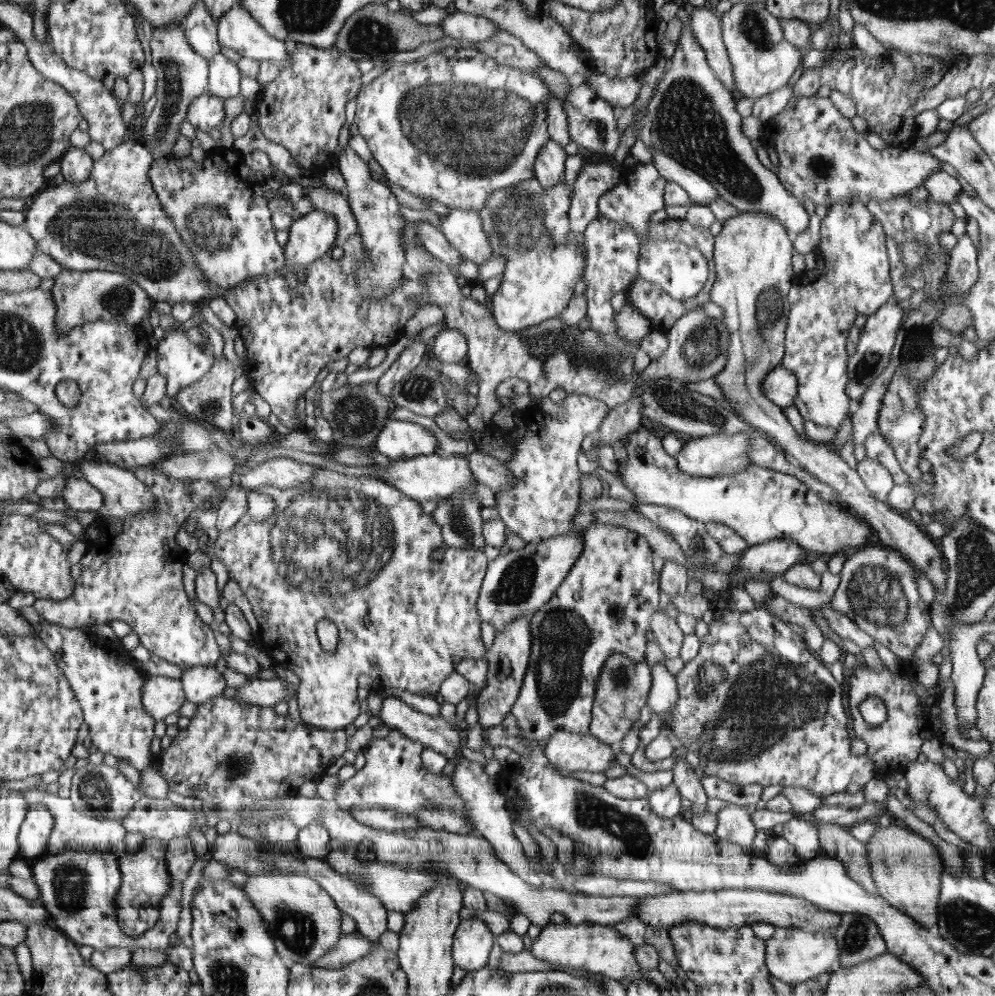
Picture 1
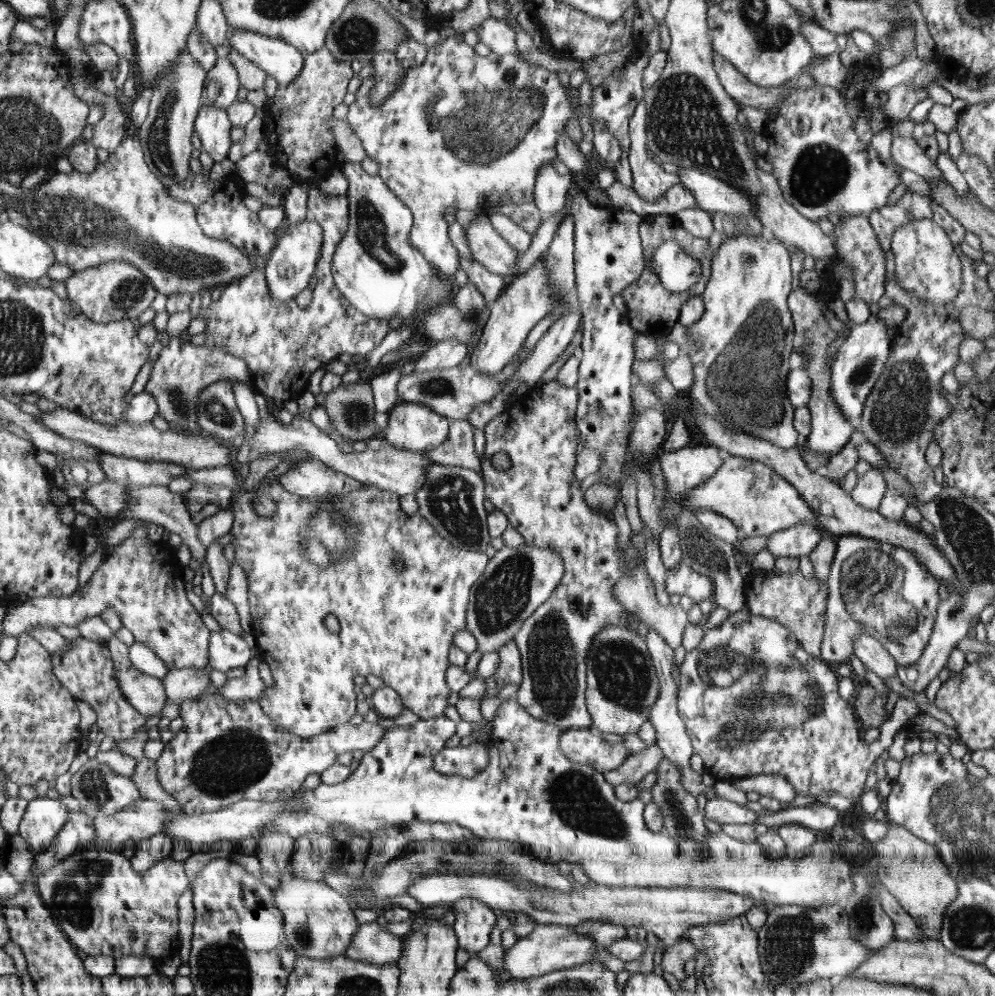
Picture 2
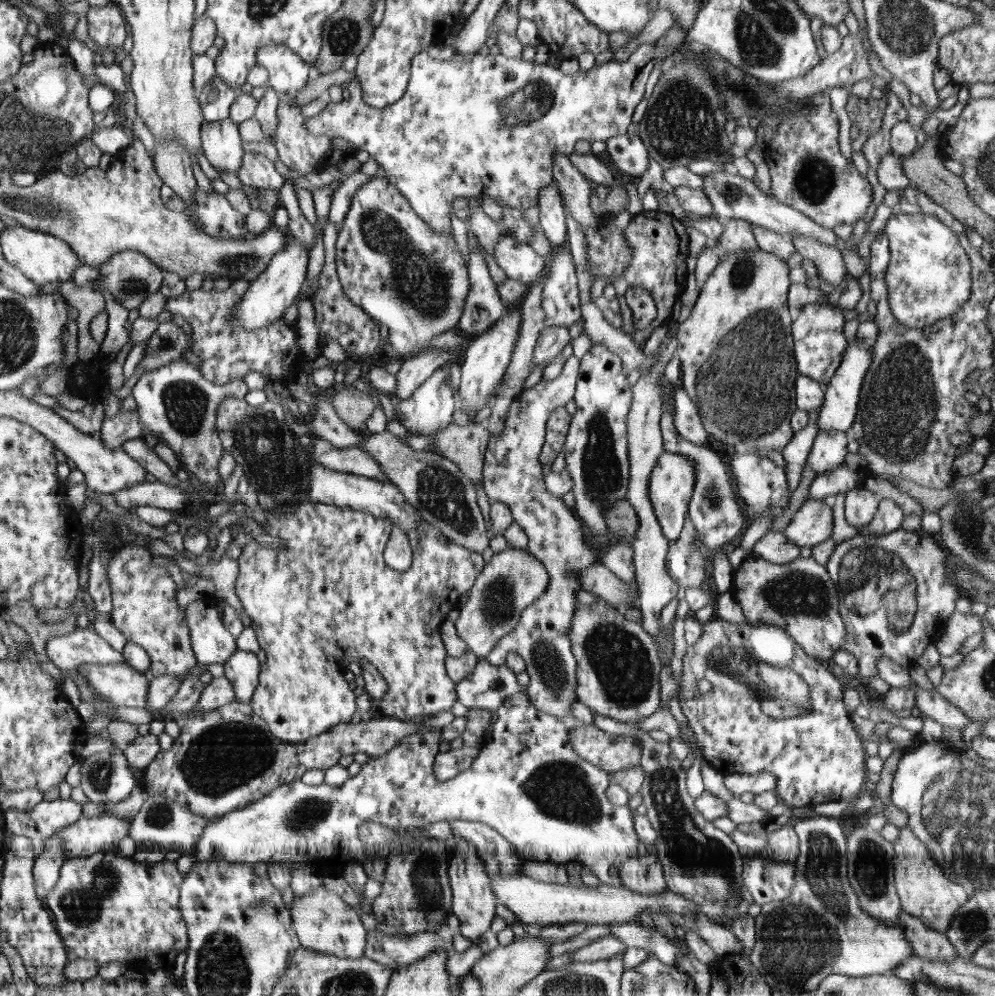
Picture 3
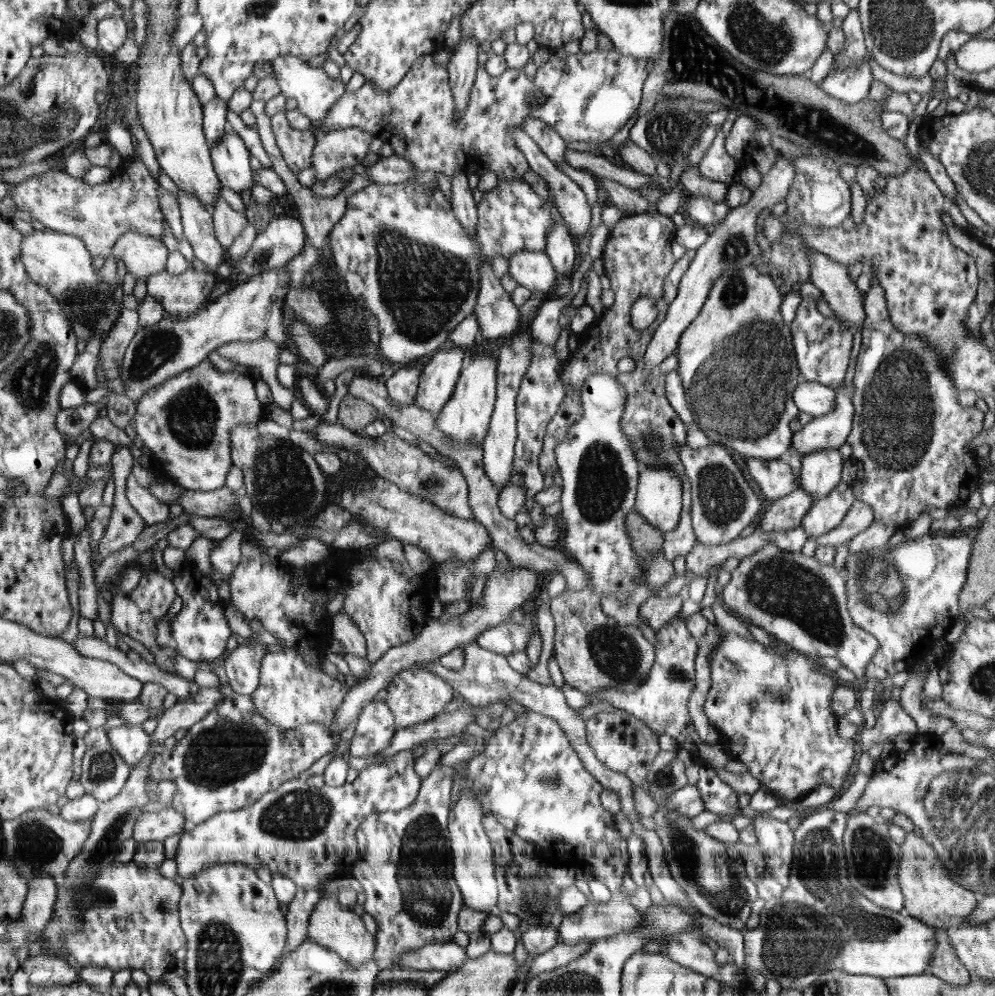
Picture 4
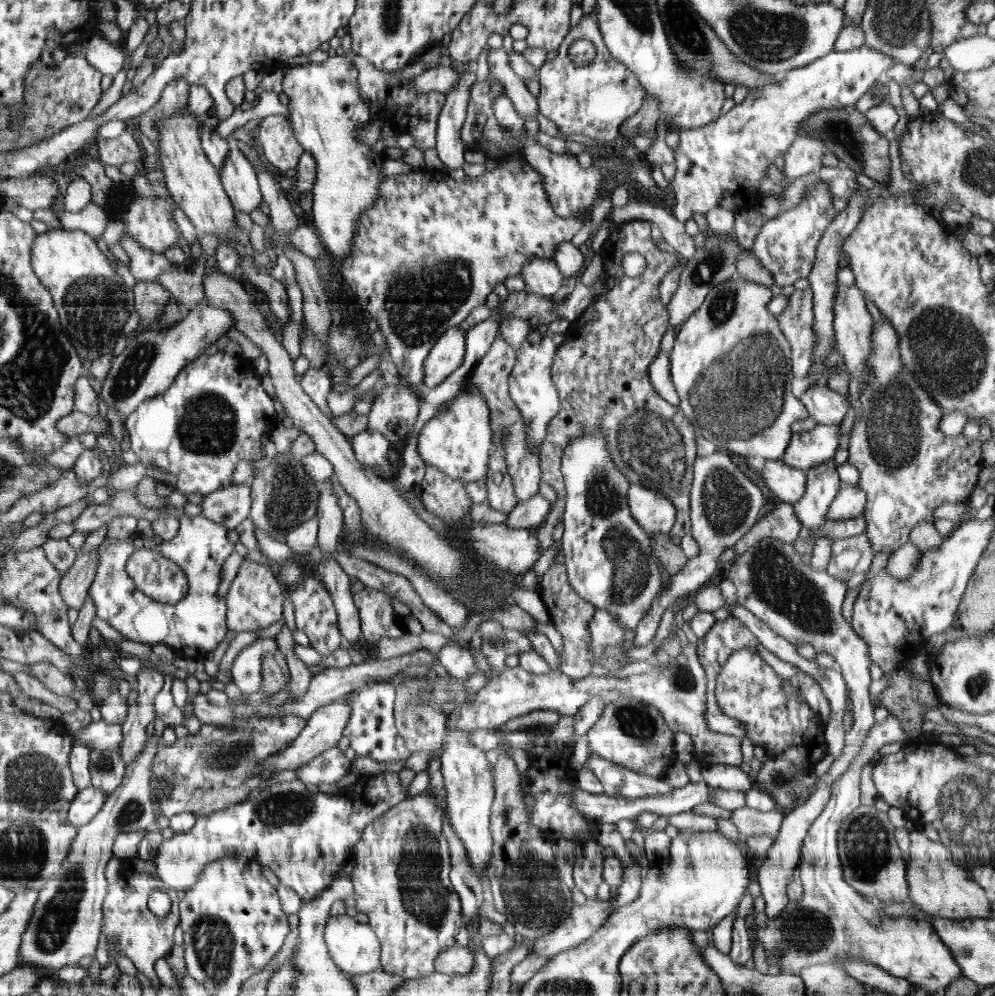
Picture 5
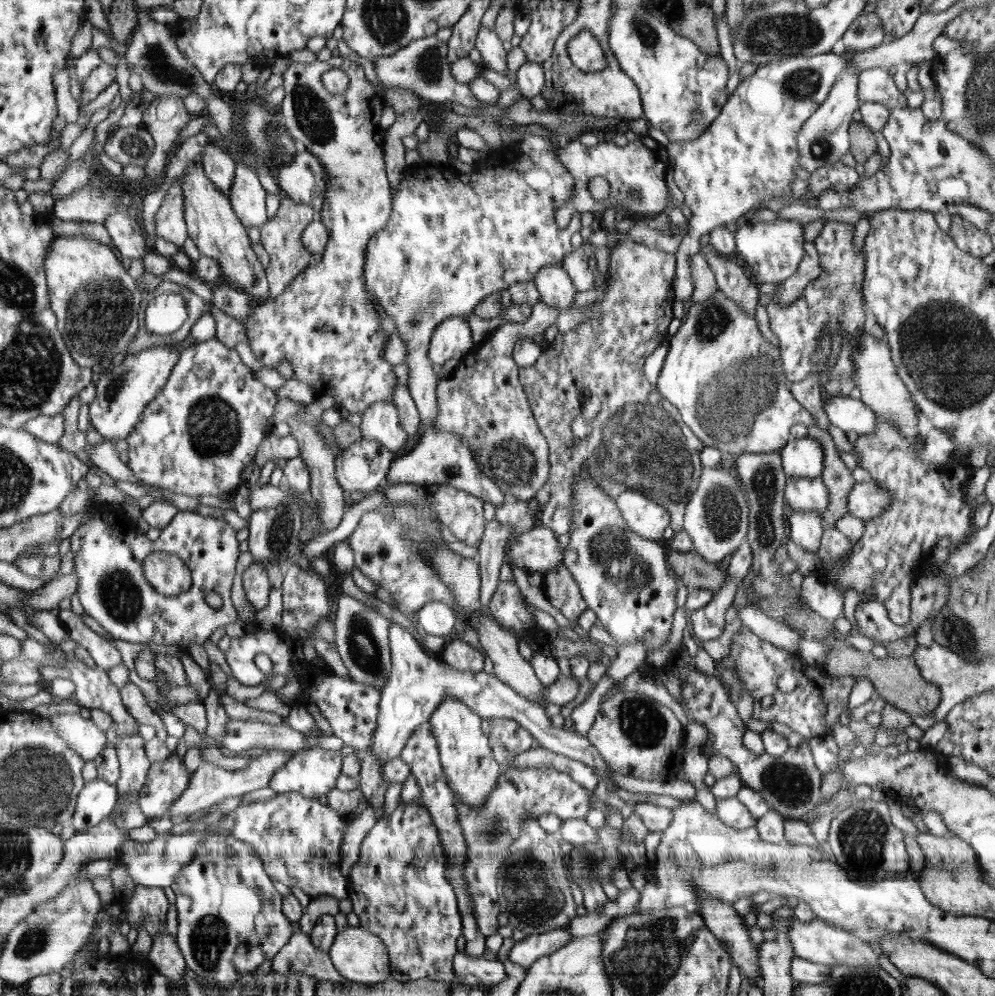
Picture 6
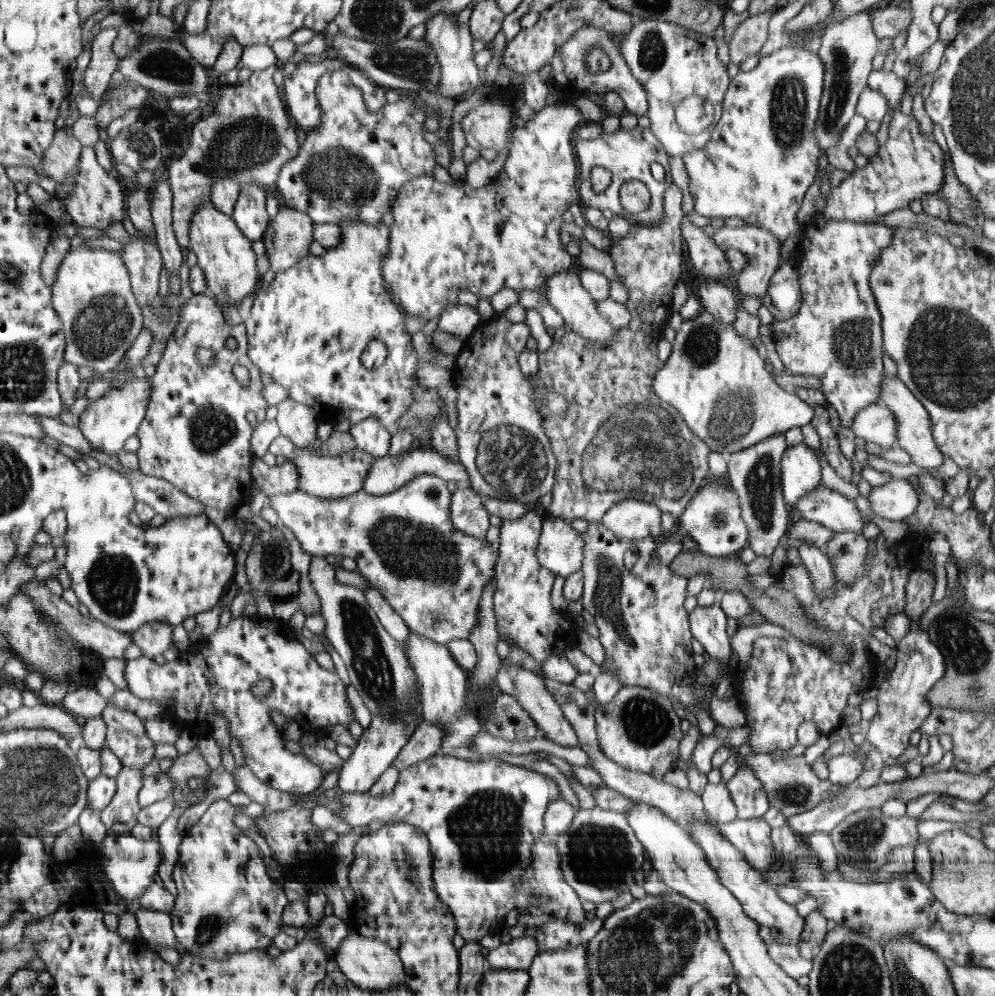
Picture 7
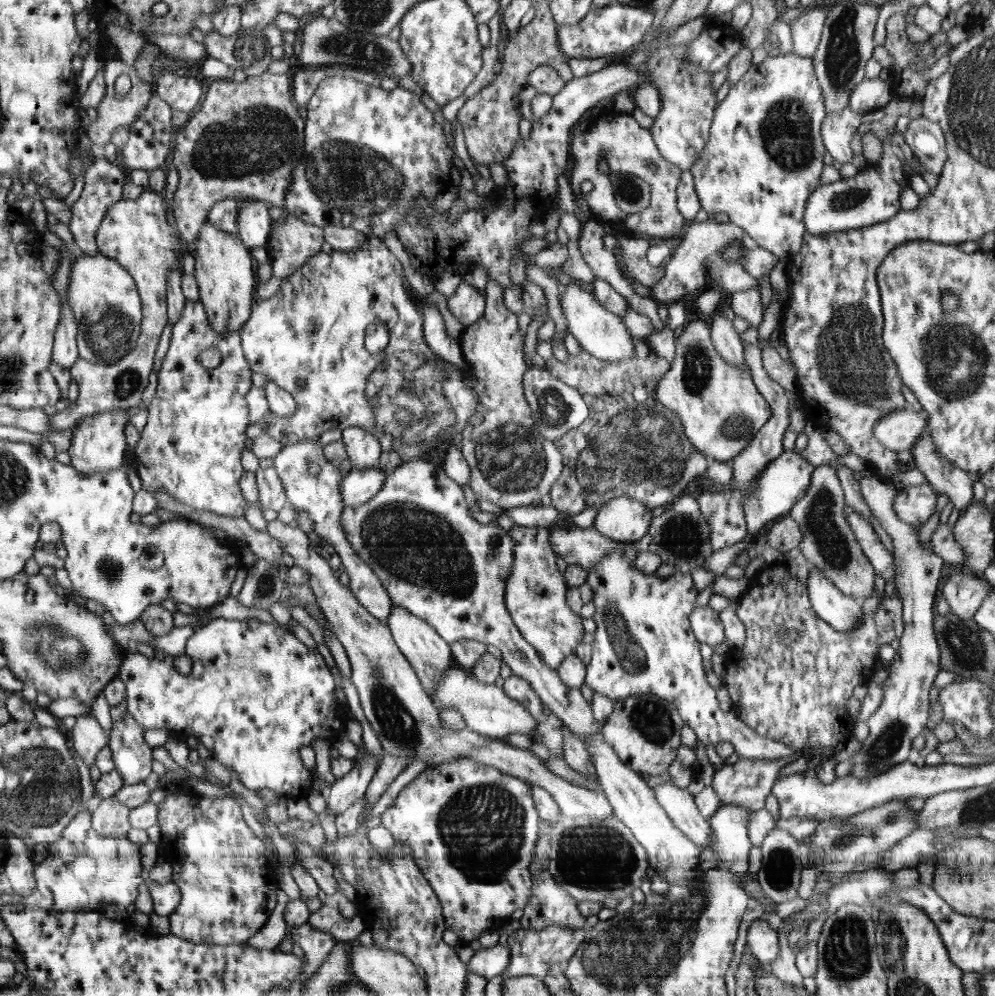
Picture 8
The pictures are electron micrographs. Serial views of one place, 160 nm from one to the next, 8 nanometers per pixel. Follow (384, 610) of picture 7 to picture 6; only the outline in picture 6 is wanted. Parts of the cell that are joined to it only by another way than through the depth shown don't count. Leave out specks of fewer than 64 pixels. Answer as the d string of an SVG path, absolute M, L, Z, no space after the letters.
M392 622L390 626L390 647L391 647L391 677L388 679L387 685L381 692L381 701L379 702L379 714L378 714L378 730L374 734L375 744L371 746L371 752L376 756L377 760L381 764L385 764L387 761L394 760L401 755L402 749L405 747L407 738L425 722L429 722L429 718L436 710L436 707L443 703L446 697L458 697L463 703L466 703L473 711L476 711L483 719L504 717L519 722L526 730L531 731L531 734L536 740L535 746L547 748L555 753L566 755L568 758L575 761L583 762L587 764L593 770L596 768L596 773L601 776L604 783L607 784L607 790L616 789L612 781L607 776L609 775L610 768L603 758L599 755L599 752L592 746L592 743L578 733L568 731L564 727L554 728L552 727L551 719L544 711L542 704L530 702L527 698L516 694L509 686L506 686L501 680L498 680L494 674L486 674L484 671L458 671L454 668L450 668L448 664L440 662L439 657L428 652L423 645L421 645L413 635L404 629L401 625Z

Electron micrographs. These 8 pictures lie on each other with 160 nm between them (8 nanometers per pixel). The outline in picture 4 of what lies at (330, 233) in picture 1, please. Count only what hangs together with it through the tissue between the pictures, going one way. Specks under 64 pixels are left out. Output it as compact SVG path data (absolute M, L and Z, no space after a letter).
M282 266L243 279L240 284L229 293L224 293L214 302L202 309L196 316L184 316L176 318L164 318L158 325L150 328L140 328L130 341L123 356L123 364L119 371L120 378L124 381L125 396L131 398L135 403L149 390L156 388L166 382L169 378L180 374L182 371L194 369L202 364L203 360L219 346L236 341L253 341L268 339L277 342L280 348L290 340L287 324L284 324L284 304L286 304L286 288L291 287L291 275L287 274L287 268Z

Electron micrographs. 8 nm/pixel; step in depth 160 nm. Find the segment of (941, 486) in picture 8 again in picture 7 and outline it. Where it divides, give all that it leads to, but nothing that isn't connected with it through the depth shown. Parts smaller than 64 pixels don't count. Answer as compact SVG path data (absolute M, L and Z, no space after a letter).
M887 378L882 381L879 402L888 405L897 422L897 444L910 455L911 462L924 470L938 470L942 466L943 454L937 447L931 431L931 420L924 405L900 380Z

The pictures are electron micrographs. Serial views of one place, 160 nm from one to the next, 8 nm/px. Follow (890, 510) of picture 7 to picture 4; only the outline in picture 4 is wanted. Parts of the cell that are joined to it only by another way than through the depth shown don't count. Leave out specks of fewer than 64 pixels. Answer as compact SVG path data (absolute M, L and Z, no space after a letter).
M840 482L828 496L814 502L804 515L801 527L807 538L820 538L837 528L856 501L853 488Z

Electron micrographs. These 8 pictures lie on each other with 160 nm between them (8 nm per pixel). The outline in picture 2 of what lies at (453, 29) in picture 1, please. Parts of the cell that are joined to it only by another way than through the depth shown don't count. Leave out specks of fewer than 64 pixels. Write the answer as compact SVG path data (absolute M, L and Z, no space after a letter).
M490 16L474 29L477 31L479 42L489 47L492 53L505 56L516 53L516 34L512 23L506 17L497 19Z

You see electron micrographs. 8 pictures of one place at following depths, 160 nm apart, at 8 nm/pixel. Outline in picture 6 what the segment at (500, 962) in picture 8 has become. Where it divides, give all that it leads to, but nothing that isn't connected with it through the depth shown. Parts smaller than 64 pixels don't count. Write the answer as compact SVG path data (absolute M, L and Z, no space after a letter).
M566 927L556 928L544 934L531 934L516 941L507 952L507 958L527 969L538 958L552 954L571 940L572 936Z

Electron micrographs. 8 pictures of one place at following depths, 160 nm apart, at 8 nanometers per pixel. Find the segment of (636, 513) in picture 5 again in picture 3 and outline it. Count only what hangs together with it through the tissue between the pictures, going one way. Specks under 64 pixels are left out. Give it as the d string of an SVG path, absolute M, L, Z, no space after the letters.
M664 450L651 472L649 480L649 499L662 533L669 544L674 544L684 530L688 519L689 502L694 490L694 463L683 454L674 454Z

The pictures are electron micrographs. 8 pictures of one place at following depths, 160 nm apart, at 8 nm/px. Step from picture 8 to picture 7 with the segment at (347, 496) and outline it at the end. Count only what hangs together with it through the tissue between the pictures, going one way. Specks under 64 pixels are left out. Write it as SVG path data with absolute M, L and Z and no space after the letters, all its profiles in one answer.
M421 446L419 449L409 450L404 455L392 457L388 454L382 458L374 459L361 490L366 494L382 496L398 490L401 486L406 485L408 481L415 480L416 477L426 473L443 478L446 482L455 480L464 488L470 488L471 486L470 474L467 474L464 465L460 462L453 462L451 458L447 458L439 451L433 450L433 447Z

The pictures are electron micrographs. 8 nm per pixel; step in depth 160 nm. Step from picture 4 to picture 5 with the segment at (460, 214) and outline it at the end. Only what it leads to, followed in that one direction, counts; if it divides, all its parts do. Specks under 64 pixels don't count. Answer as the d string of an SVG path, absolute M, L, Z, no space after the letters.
M467 66L460 67L458 85L446 94L446 102L438 121L437 145L435 146L445 170L460 168L465 162L465 146L461 128L467 118L472 87L477 78Z

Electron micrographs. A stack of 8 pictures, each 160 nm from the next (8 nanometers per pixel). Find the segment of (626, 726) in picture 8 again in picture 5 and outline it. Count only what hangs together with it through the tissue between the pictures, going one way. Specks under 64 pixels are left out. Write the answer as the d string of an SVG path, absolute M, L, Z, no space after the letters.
M622 697L616 702L606 704L604 712L586 736L591 752L641 775L661 778L677 760L674 750L675 732L655 706L638 699Z

